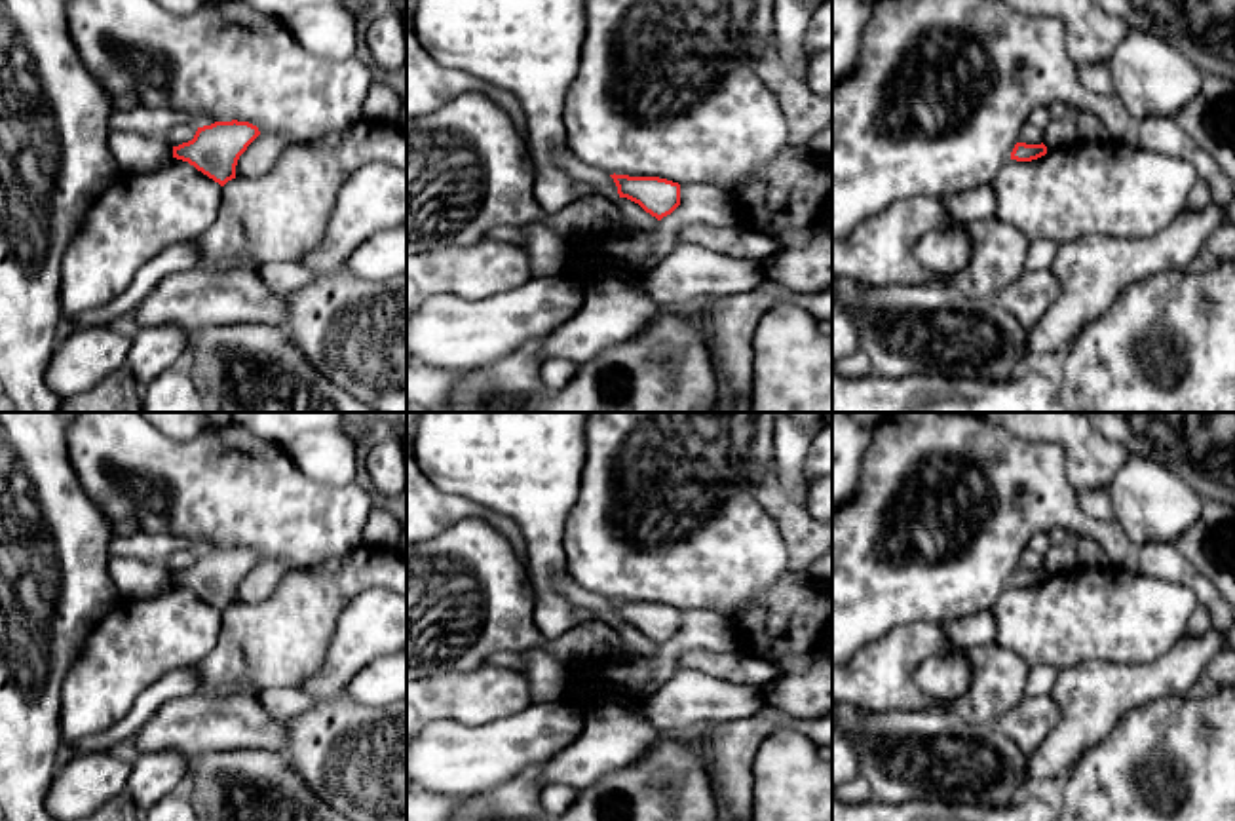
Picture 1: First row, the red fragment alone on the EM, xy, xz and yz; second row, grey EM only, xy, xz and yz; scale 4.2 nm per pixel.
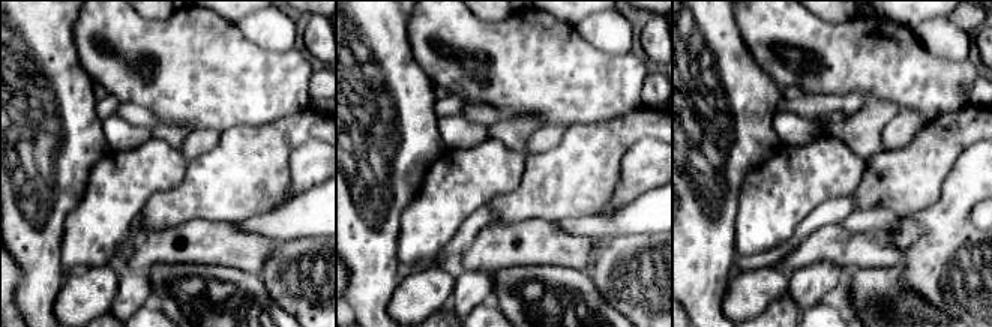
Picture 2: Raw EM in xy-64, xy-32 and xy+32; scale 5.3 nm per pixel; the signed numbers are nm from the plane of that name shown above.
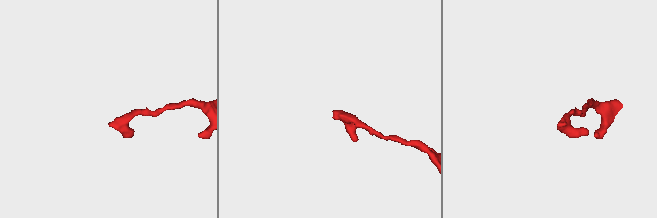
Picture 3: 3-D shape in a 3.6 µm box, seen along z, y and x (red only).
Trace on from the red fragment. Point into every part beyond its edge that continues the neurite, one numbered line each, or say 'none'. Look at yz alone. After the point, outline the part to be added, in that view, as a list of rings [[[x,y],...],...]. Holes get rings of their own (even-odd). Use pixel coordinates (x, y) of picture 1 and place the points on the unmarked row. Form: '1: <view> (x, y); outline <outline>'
1: yz (1028, 559); outline [[[1026,547],[1018,559],[1018,568],[1041,570],[1043,568],[1043,555],[1037,555],[1030,547]]]

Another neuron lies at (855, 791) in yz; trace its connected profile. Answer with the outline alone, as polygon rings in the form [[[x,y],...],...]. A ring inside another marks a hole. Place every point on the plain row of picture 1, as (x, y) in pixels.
[[[857,775],[851,781],[834,787],[832,796],[847,804],[861,804],[874,798],[872,789],[863,775]]]

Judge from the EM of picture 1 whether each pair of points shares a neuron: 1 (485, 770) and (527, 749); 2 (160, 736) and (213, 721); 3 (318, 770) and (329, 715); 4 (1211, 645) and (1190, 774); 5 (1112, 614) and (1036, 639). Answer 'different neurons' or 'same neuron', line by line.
1: same neuron
2: same neuron
3: same neuron
4: different neurons
5: same neuron

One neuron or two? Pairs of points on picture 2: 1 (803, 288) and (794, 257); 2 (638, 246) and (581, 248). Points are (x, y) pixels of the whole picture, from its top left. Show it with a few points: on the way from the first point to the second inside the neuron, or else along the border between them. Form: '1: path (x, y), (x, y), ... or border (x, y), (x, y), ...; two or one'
1: border (832, 263), (811, 263), (794, 270); two
2: border (595, 239), (595, 248), (584, 270); two

